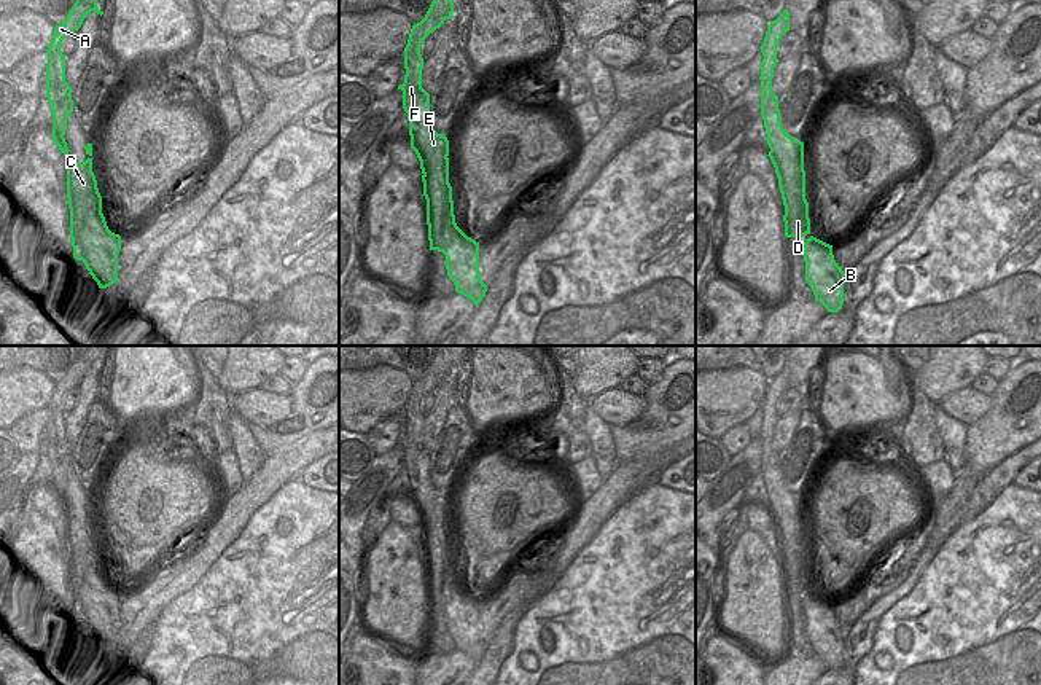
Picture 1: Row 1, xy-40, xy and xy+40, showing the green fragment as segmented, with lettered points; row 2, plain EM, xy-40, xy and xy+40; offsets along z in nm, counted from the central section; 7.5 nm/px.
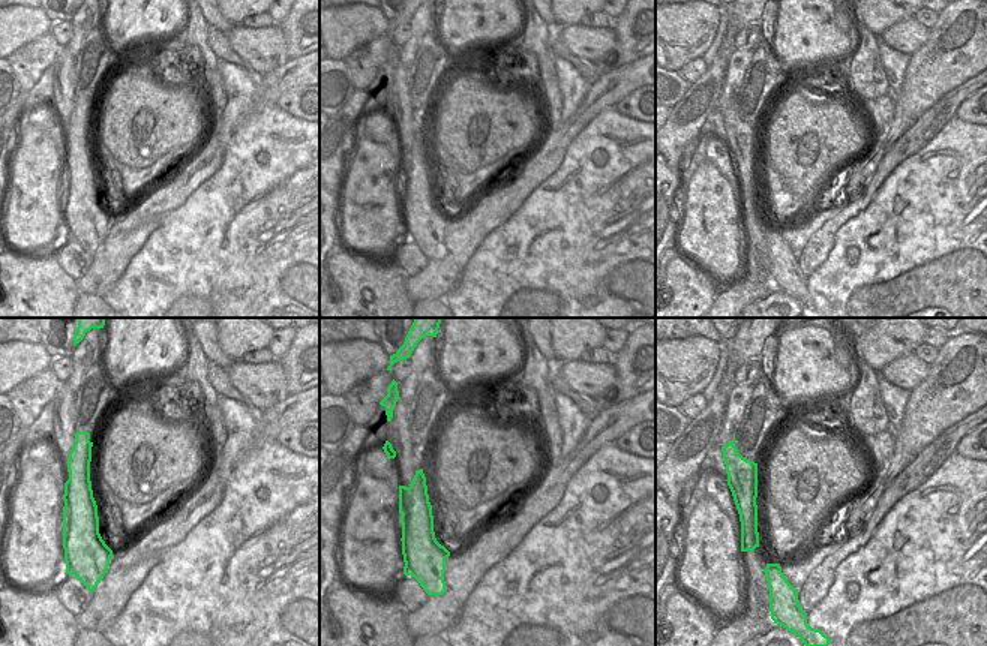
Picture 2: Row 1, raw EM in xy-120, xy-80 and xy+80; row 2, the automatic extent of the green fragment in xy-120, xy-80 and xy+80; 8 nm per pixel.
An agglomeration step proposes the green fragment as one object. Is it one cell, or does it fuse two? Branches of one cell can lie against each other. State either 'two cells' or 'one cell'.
two cells

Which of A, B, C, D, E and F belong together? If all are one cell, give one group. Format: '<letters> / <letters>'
A D E F / B C

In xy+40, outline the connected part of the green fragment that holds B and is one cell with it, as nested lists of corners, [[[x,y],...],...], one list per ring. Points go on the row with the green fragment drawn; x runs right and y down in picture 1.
[[[810,236],[804,242],[805,280],[809,282],[815,299],[828,312],[839,312],[844,304],[844,284],[847,274],[836,263],[832,245]]]

